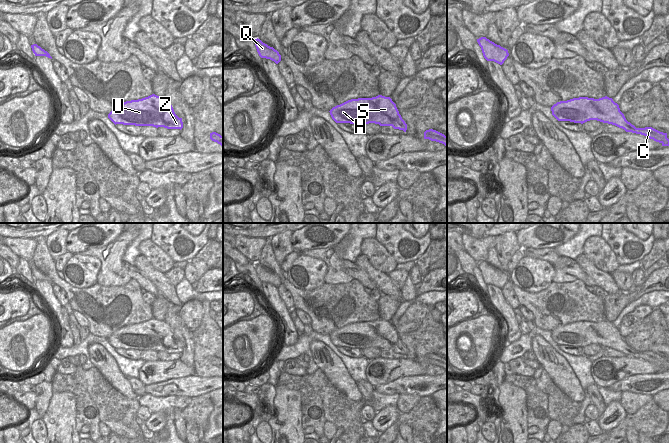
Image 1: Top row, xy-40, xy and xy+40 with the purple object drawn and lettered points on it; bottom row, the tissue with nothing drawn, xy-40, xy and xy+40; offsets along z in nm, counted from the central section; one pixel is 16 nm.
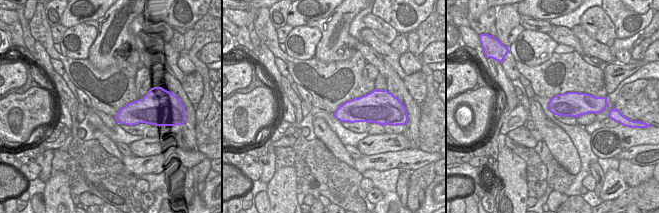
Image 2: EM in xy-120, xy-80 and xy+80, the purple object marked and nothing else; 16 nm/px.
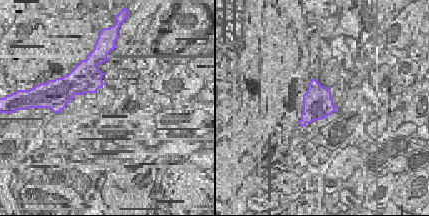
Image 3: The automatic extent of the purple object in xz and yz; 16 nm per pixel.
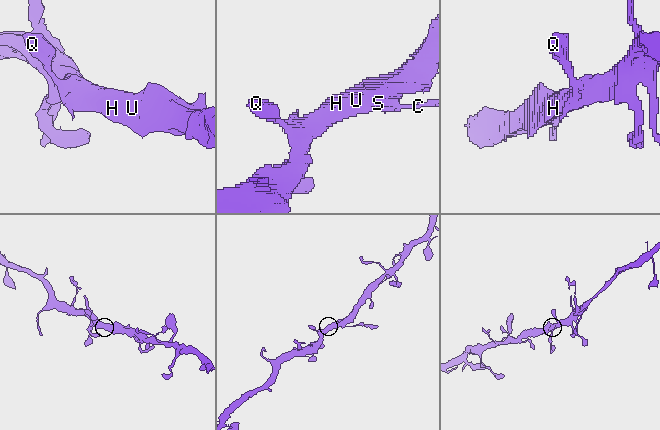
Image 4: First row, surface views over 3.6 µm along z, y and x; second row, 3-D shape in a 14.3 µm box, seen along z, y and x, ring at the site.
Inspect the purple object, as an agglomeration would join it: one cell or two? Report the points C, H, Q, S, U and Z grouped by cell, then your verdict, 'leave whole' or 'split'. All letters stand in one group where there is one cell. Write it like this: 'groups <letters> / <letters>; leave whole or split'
groups C / H Q S U Z; split

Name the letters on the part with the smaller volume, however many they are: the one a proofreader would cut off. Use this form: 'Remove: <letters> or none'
Remove: C

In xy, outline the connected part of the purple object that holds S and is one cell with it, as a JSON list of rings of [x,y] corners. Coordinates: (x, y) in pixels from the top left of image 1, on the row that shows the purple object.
[[[378,95],[372,98],[358,98],[348,100],[333,107],[330,111],[336,123],[358,124],[360,126],[375,123],[380,126],[392,126],[394,129],[406,132],[406,126],[395,126],[388,119],[403,120],[396,104],[390,97]]]

